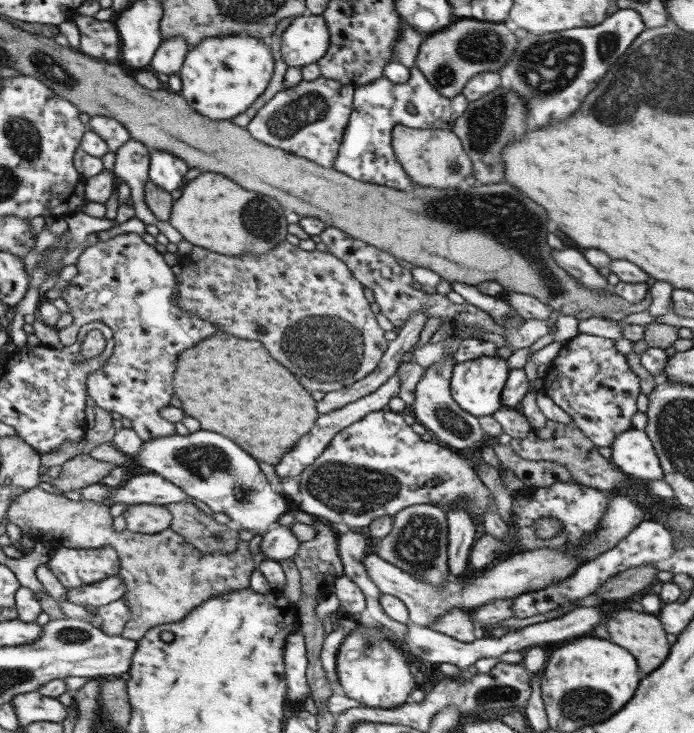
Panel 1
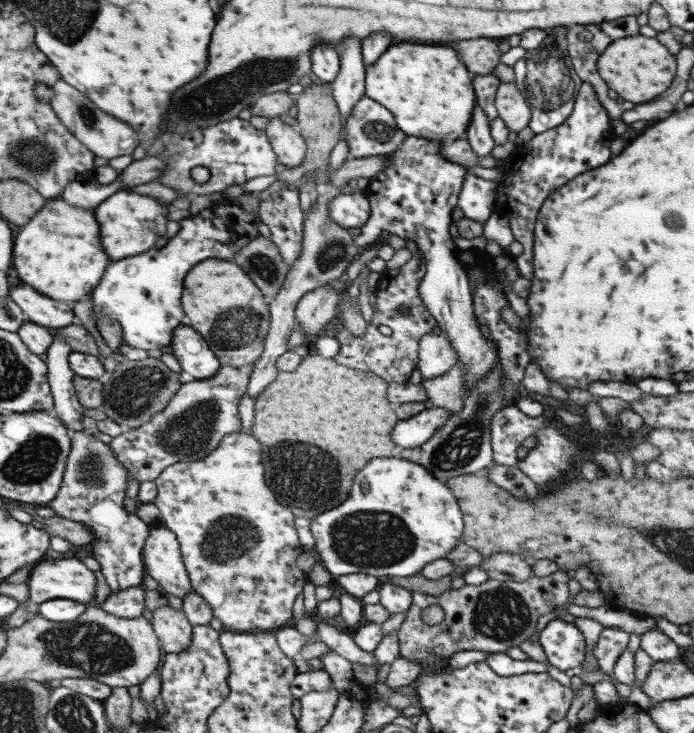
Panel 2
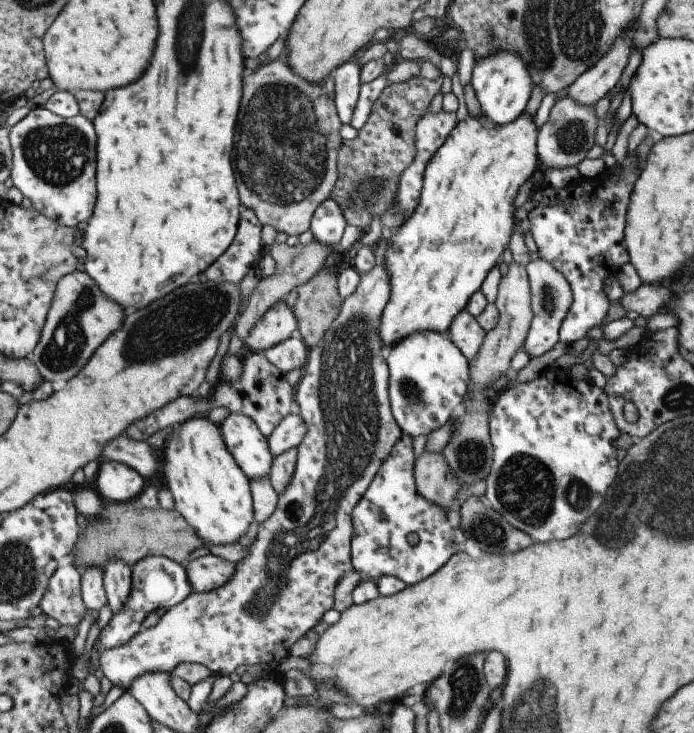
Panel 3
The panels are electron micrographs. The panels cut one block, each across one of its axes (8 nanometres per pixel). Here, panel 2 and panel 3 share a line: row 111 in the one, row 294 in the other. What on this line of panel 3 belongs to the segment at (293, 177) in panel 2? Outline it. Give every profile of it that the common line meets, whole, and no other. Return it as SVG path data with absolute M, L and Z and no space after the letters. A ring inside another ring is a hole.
M321 268L296 292L297 300L291 309L296 319L295 335L307 350L311 350L321 341L342 304L336 290L335 274Z

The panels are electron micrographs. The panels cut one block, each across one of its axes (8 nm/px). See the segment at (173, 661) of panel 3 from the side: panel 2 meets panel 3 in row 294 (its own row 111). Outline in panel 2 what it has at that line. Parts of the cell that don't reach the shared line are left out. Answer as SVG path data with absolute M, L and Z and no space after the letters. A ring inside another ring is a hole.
M365 95L358 98L357 104L351 108L349 116L344 120L342 132L344 132L348 154L353 159L392 153L402 143L405 136L395 126L392 114Z

